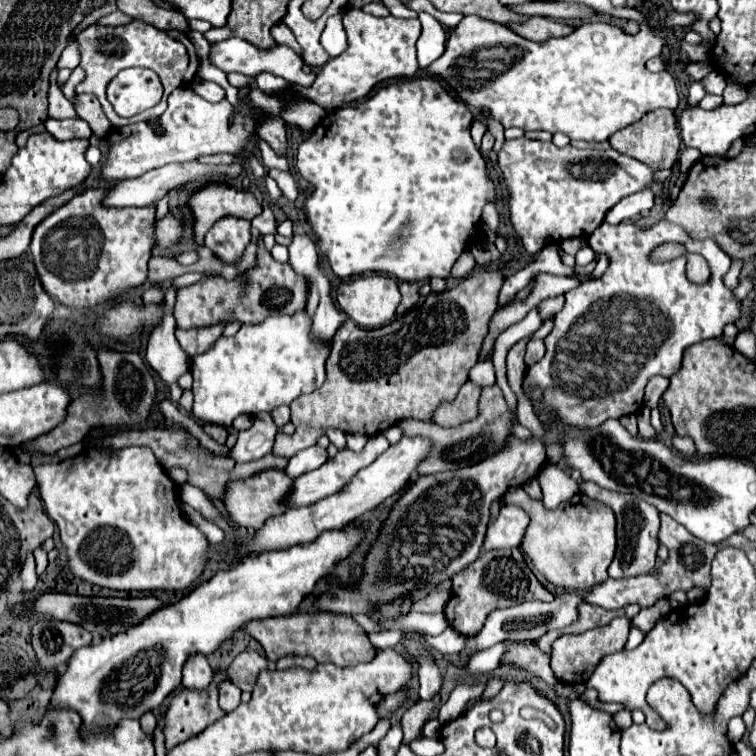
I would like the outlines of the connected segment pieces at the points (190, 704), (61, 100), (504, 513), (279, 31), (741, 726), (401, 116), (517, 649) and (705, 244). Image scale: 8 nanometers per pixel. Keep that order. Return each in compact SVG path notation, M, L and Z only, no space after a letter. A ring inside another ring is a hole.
M225 670L213 674L213 682L205 690L195 688L181 688L169 710L167 710L167 724L165 724L165 748L171 750L173 746L189 740L203 732L209 724L225 716L217 704L219 698L219 684L229 680Z
M59 68L53 70L51 74L51 86L49 86L49 116L63 120L63 118L75 118L75 108L73 104L63 96L59 84L57 84L57 72Z
M505 504L501 506L499 518L489 526L483 548L493 550L493 548L519 546L527 526L529 526L527 512L515 504Z
M275 24L273 28L271 28L271 36L275 38L275 42L277 44L283 44L283 46L289 46L289 48L293 48L297 54L301 52L301 48L299 48L299 44L295 42L295 38L293 38L293 32L285 26L285 24Z
M741 716L731 718L727 727L727 736L730 742L733 742L733 744L739 742L743 738L743 734L745 734L745 722L743 722L743 718Z
M413 78L381 88L353 108L327 114L313 136L301 142L295 166L307 182L315 184L305 212L321 252L339 278L363 272L385 272L405 282L449 276L467 240L477 234L485 200L495 202L485 160L471 140L471 122L469 108L451 98L435 78Z
M509 642L507 652L501 656L501 664L527 670L551 686L557 682L551 666L549 666L549 654L541 652L537 646L529 646L529 644L521 644L521 642Z
M631 222L621 224L601 224L593 236L587 238L589 246L595 254L607 254L611 264L607 272L597 278L581 284L565 294L567 302L563 310L555 316L555 328L545 338L547 352L543 360L531 366L525 374L525 384L537 384L545 388L545 400L549 400L549 408L565 420L565 424L573 424L573 428L595 428L605 420L635 414L643 406L643 390L649 378L653 376L673 376L681 368L683 352L709 338L719 338L727 324L733 324L743 318L741 302L735 298L733 290L725 286L723 276L729 272L731 258L721 250L715 240L689 240L681 226L669 222L657 222L651 228L637 228ZM667 242L685 244L687 250L697 250L711 270L711 278L705 284L693 284L685 276L685 256L679 256L669 262L653 262L651 252Z

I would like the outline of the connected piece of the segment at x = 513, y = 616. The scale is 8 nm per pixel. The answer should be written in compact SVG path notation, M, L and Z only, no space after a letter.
M565 592L565 594L555 596L555 600L549 602L549 604L533 600L533 602L523 602L523 604L517 604L517 606L511 606L511 608L493 610L487 616L483 630L477 636L467 638L467 646L461 654L469 658L475 652L487 650L487 648L491 648L491 646L495 646L497 642L503 642L503 640L539 640L547 630L565 628L565 626L573 624L573 620L577 620L577 604L581 604L581 600L583 600L581 594Z

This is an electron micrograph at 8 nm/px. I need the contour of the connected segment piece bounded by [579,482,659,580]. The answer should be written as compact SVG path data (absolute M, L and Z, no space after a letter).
M579 484L581 494L607 504L617 518L617 554L615 560L609 566L609 576L615 580L621 578L631 578L631 576L641 576L647 574L649 570L653 570L655 566L655 554L657 554L657 532L659 532L659 512L657 508L653 508L651 504L645 504L645 500L637 500L635 496L625 496L625 494L617 494L617 492L609 492L599 488L597 484Z

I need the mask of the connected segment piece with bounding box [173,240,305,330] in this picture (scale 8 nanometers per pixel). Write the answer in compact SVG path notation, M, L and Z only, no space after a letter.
M259 240L257 266L249 268L235 280L227 282L225 278L205 278L187 288L179 288L173 316L177 328L203 328L219 322L241 322L241 324L259 324L267 316L295 314L305 308L305 280L297 276L289 264L275 262L269 252L265 252L263 242Z

